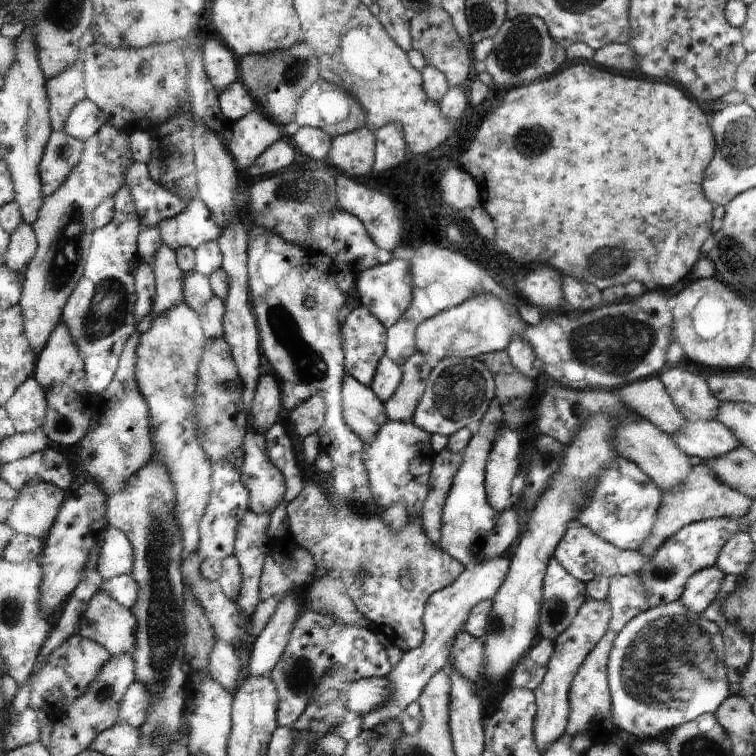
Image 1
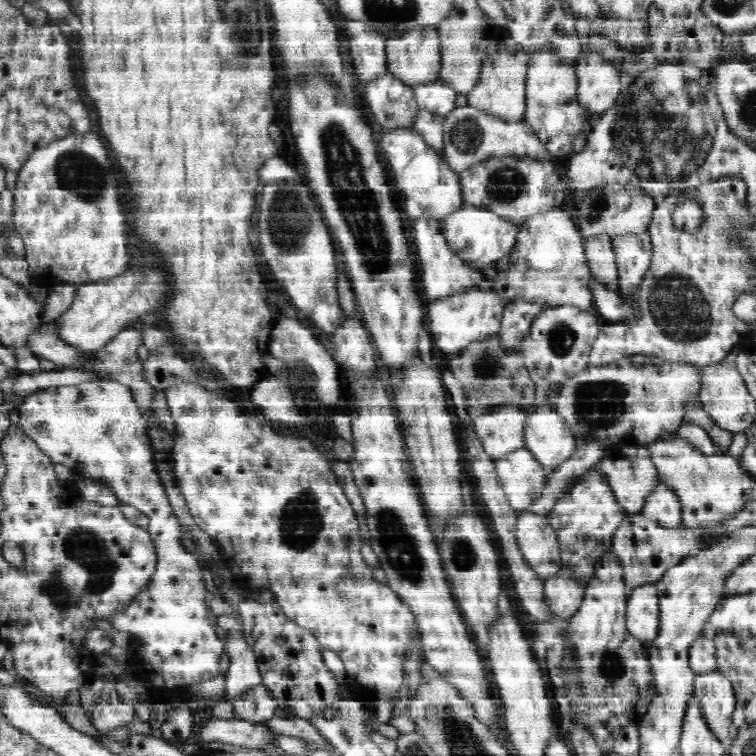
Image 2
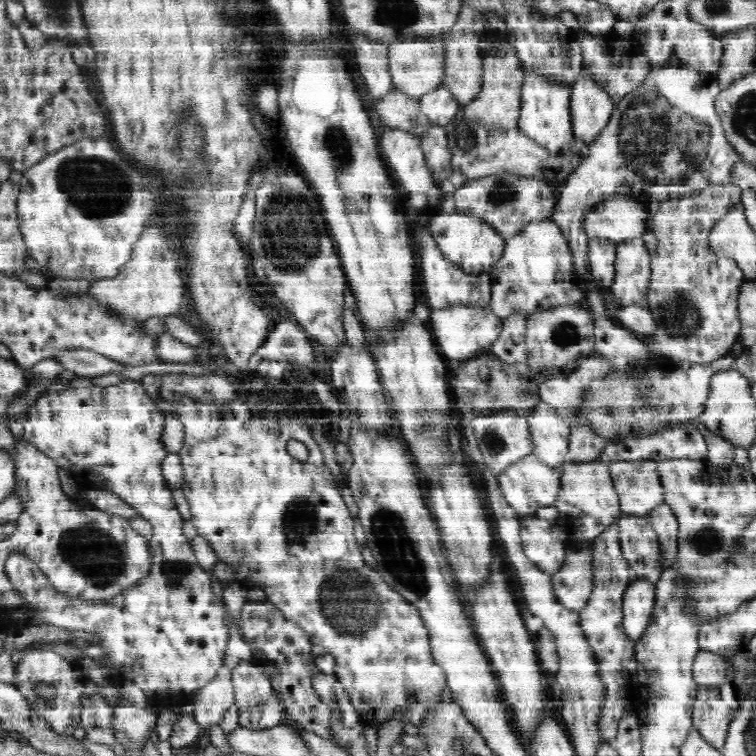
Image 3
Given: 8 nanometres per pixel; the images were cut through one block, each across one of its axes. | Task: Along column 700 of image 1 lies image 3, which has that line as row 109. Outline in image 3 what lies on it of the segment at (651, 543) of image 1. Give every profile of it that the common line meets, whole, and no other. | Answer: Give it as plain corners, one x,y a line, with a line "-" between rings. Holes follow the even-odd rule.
504,41
504,46
496,44
493,51
483,61
483,84
478,97
470,104
463,105
467,120
478,120
487,128
510,129
517,128
519,121
522,88
526,72
516,55
516,50

